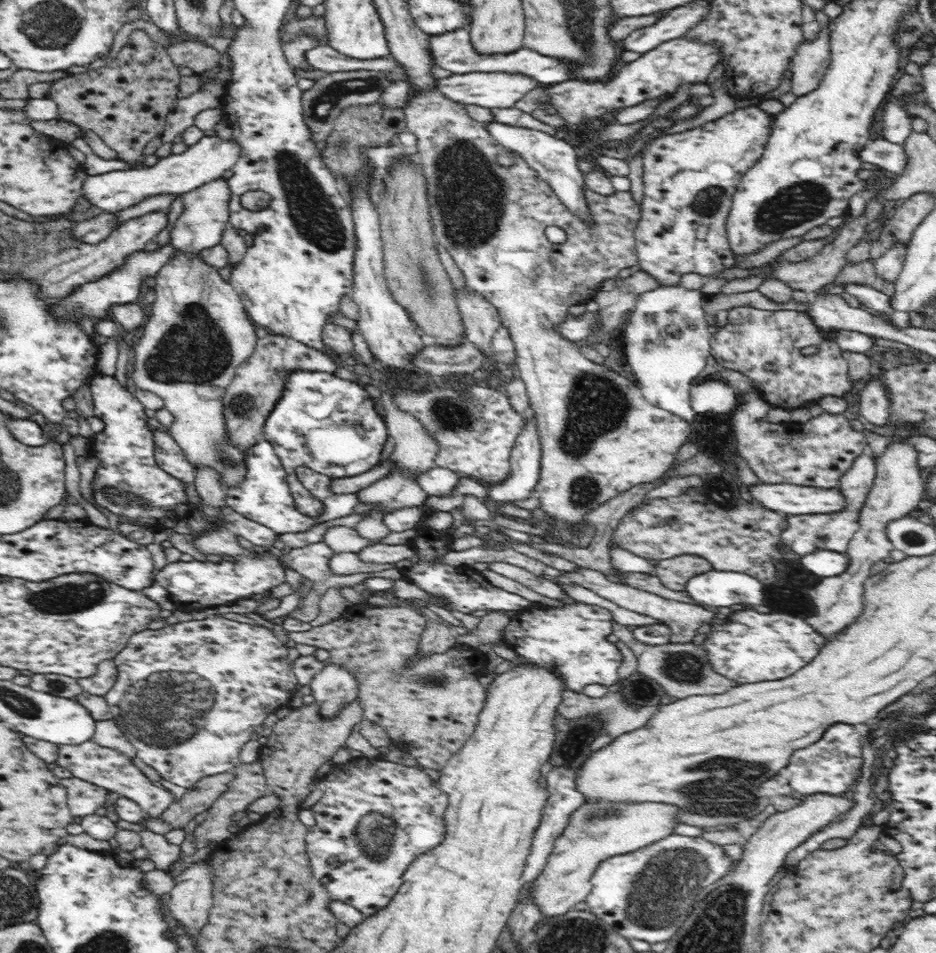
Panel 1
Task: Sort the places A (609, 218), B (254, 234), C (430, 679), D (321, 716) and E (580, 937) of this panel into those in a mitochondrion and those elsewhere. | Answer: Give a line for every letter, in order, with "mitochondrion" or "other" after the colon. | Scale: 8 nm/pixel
A: other
B: other
C: mitochondrion
D: other
E: mitochondrion

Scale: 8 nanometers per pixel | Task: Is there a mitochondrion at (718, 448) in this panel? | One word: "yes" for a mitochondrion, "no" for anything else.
yes

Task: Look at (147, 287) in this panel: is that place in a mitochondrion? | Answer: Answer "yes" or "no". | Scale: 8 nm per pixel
no

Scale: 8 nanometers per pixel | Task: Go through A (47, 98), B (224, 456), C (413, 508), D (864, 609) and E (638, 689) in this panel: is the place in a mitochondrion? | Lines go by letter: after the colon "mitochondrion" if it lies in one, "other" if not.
A: other
B: mitochondrion
C: other
D: other
E: mitochondrion

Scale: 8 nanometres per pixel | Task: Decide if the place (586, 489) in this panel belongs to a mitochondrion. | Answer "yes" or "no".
yes

